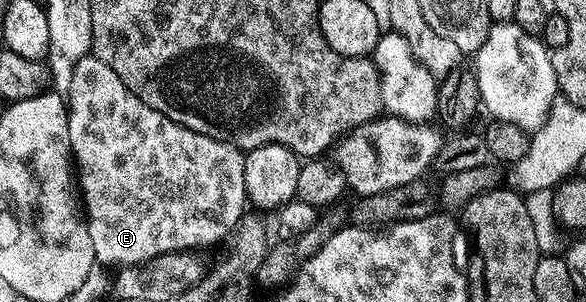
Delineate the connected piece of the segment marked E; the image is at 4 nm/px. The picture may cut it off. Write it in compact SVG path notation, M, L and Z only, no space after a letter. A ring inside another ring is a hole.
M89 54L74 65L74 73L70 81L70 89L66 92L68 109L68 132L75 170L78 172L78 190L82 196L82 207L86 212L90 241L94 245L96 261L105 263L109 268L116 269L121 265L139 264L150 261L160 254L170 254L172 251L187 251L196 249L198 245L216 243L219 239L227 240L236 230L237 223L246 214L246 196L244 194L244 157L245 152L232 143L223 143L214 137L206 137L202 133L194 133L158 113L158 109L150 109L150 105L142 102L137 95L130 93L126 85L122 85L122 77L110 69L95 55Z

